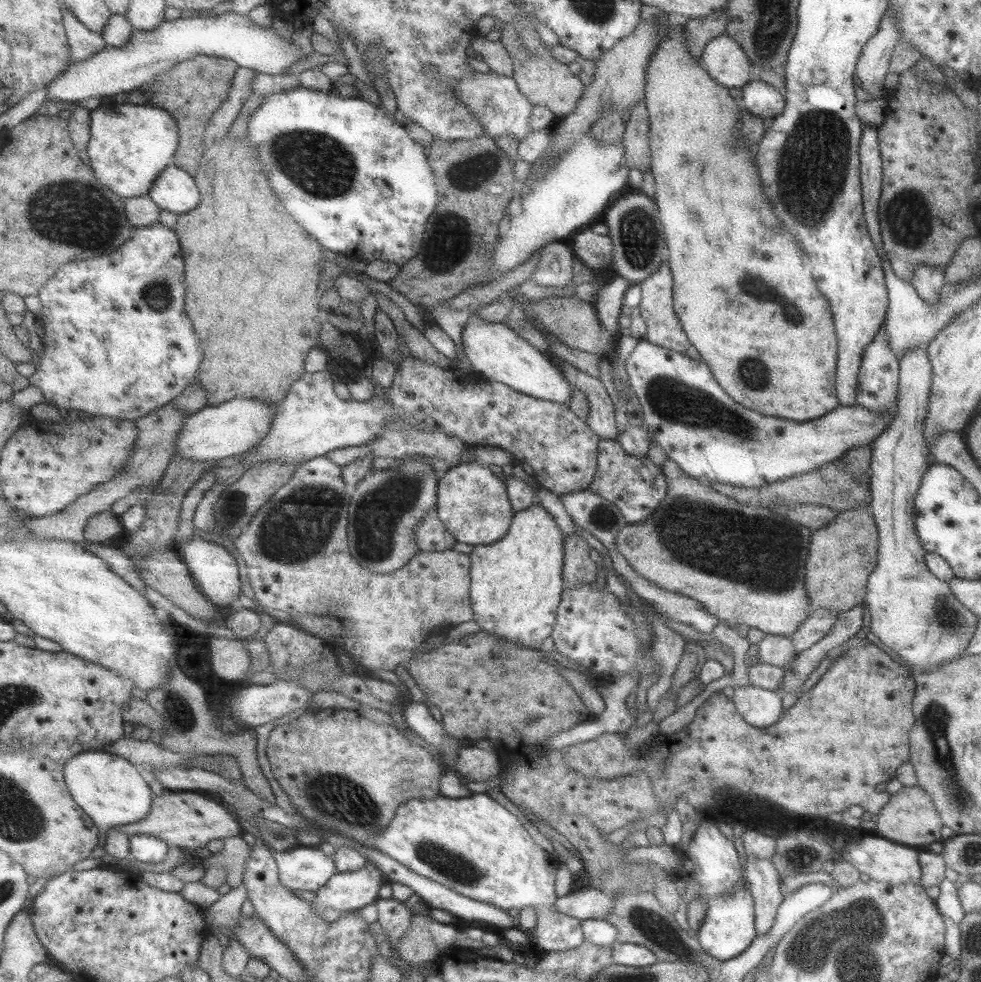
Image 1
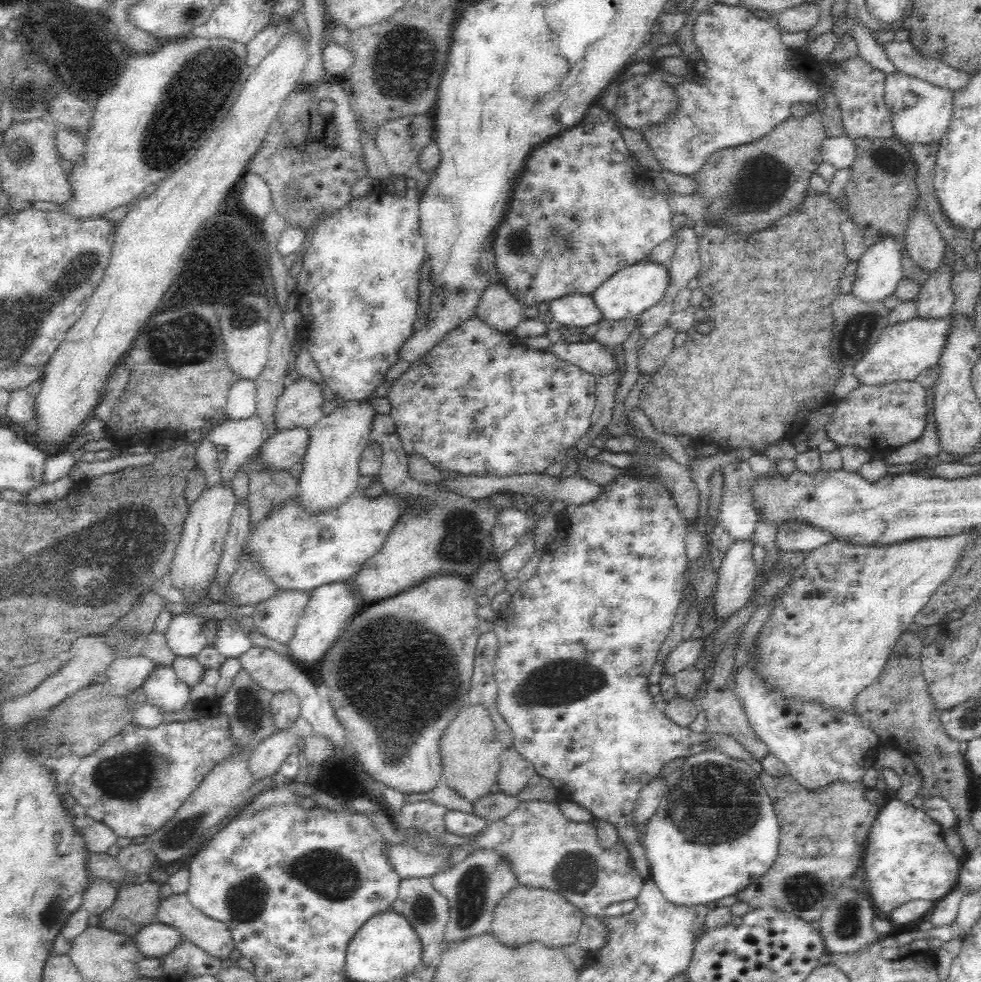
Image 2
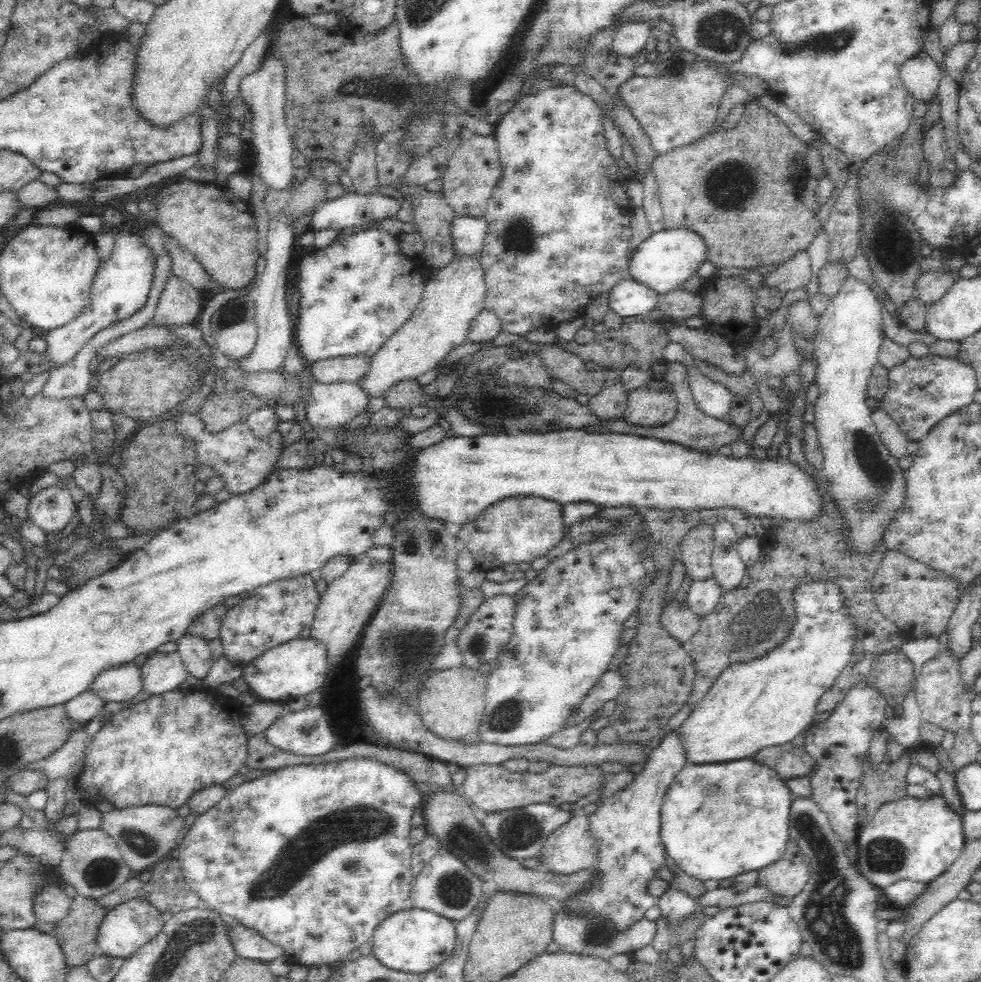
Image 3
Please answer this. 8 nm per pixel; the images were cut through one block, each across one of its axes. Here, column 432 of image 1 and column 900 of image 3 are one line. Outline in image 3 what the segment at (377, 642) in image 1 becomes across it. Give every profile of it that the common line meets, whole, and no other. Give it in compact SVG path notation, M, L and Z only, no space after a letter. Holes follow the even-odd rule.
M896 550L883 554L871 578L874 604L880 614L893 622L905 637L938 636L947 629L950 617L963 594L945 574Z

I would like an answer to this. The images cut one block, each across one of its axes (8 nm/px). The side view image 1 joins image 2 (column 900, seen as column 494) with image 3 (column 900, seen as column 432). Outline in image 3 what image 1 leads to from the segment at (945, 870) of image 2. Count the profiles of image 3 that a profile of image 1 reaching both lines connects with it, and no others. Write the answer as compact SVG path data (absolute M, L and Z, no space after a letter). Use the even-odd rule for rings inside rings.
M906 796L885 802L870 825L860 826L856 842L856 869L879 888L887 888L892 882L903 878L930 884L956 860L964 845L961 814L954 811L943 797L918 799Z

